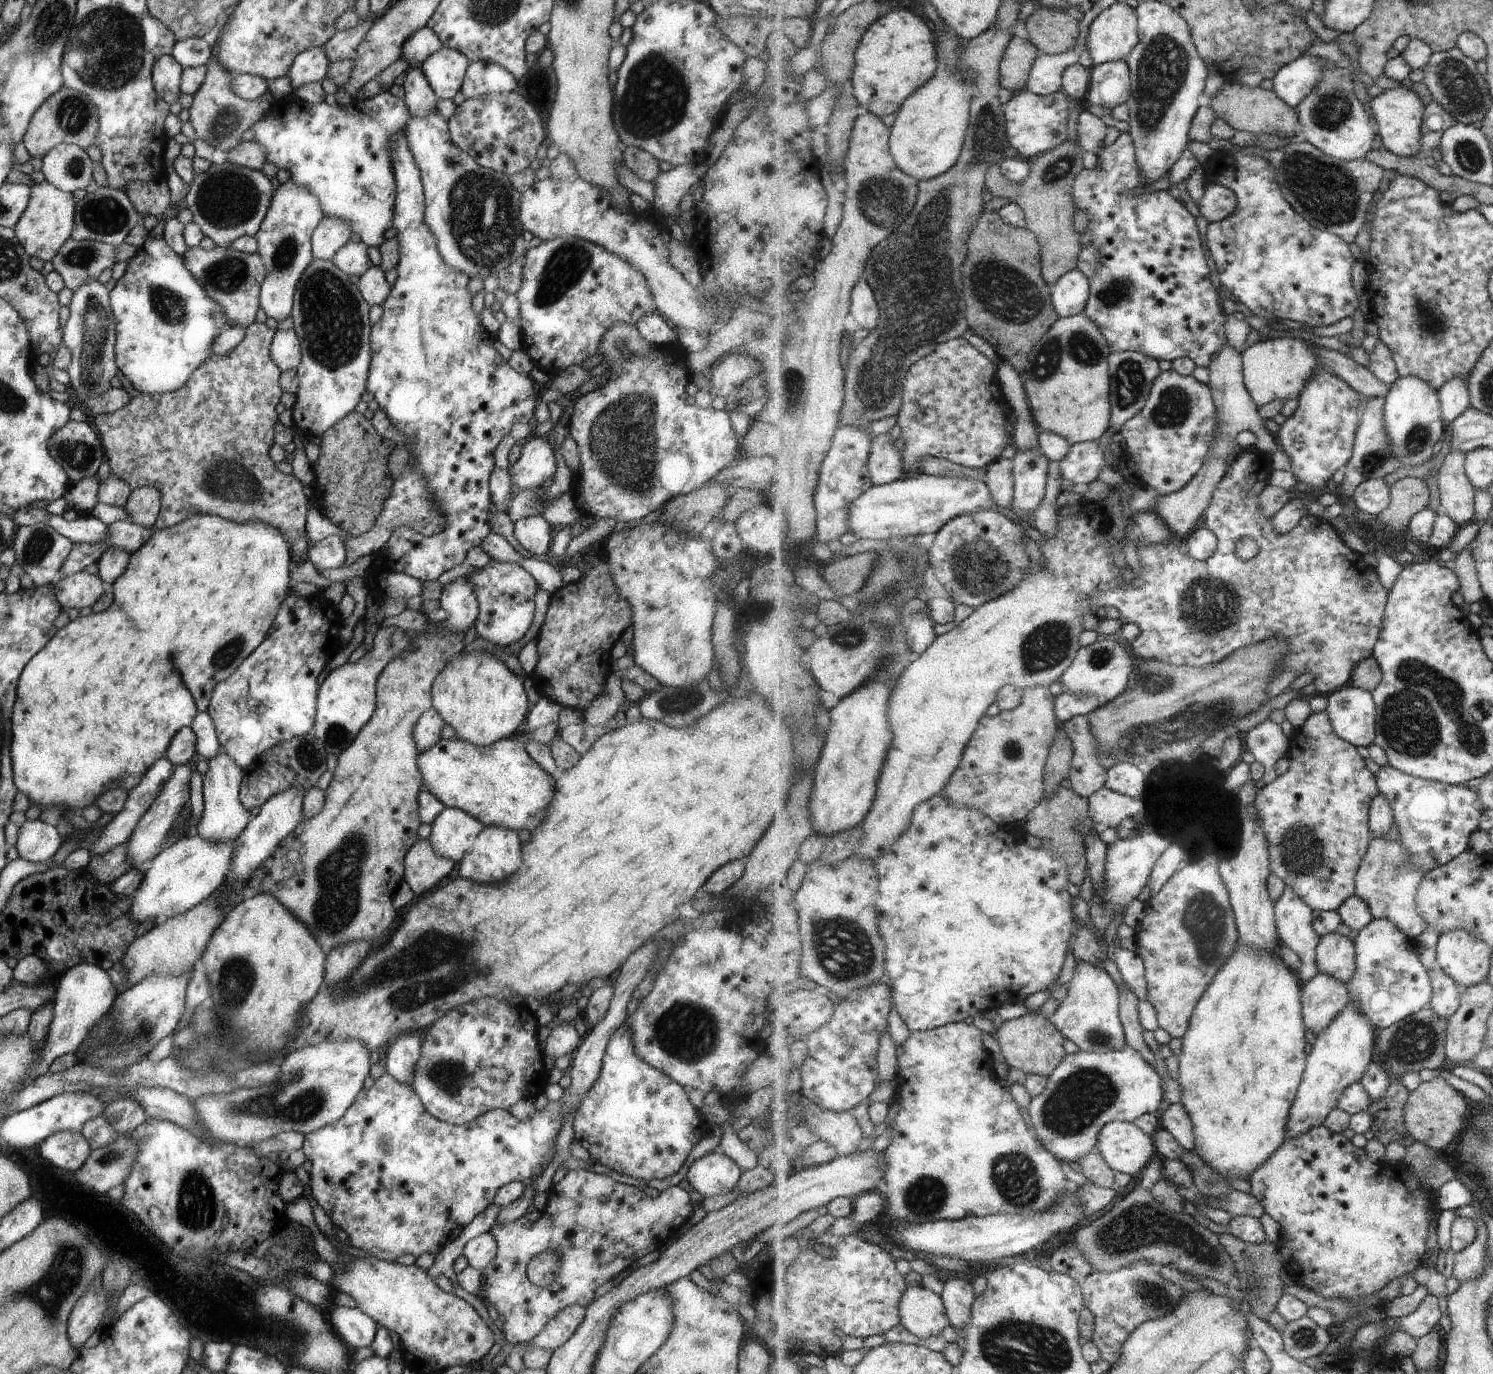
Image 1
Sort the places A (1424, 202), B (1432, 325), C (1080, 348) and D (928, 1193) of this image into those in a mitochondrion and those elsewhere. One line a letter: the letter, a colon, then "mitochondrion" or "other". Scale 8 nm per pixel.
A: other
B: mitochondrion
C: mitochondrion
D: mitochondrion

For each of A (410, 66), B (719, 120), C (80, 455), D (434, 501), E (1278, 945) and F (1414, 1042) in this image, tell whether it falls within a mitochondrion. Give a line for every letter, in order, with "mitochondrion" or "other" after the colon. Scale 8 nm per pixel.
A: other
B: other
C: mitochondrion
D: other
E: other
F: mitochondrion

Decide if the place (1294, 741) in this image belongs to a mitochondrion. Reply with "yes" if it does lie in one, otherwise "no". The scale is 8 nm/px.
no

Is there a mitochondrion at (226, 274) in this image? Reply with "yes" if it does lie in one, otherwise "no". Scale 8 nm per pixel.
yes

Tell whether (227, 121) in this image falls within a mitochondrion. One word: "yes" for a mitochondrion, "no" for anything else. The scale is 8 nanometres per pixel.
yes

